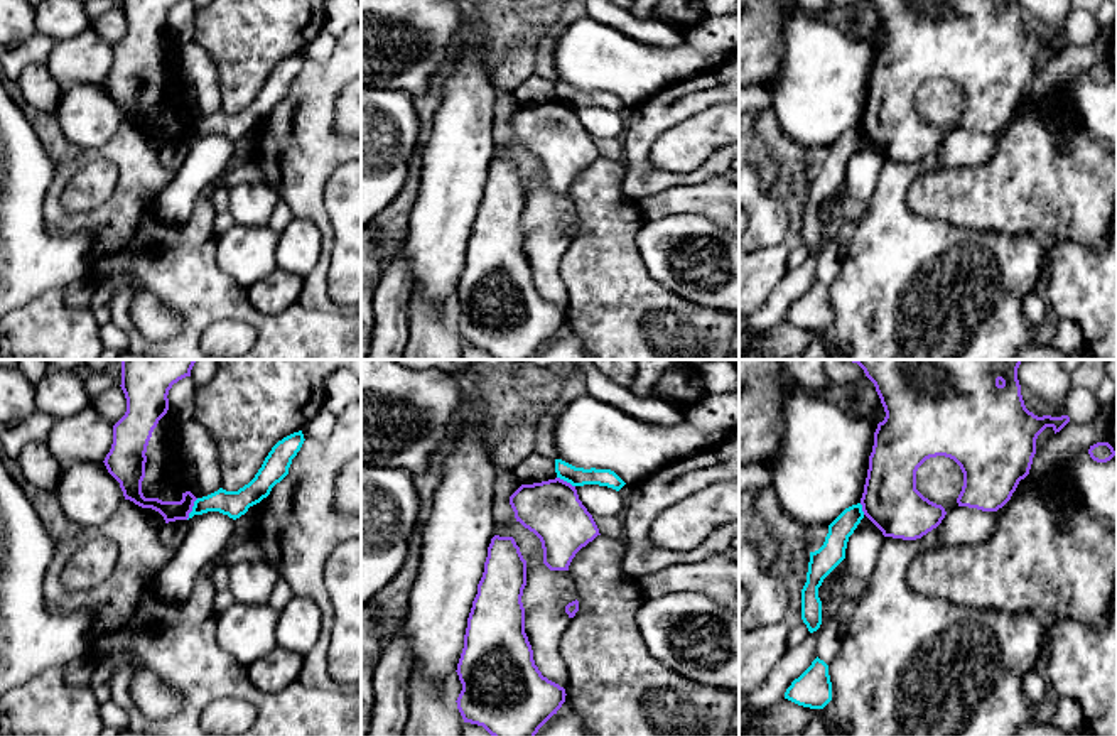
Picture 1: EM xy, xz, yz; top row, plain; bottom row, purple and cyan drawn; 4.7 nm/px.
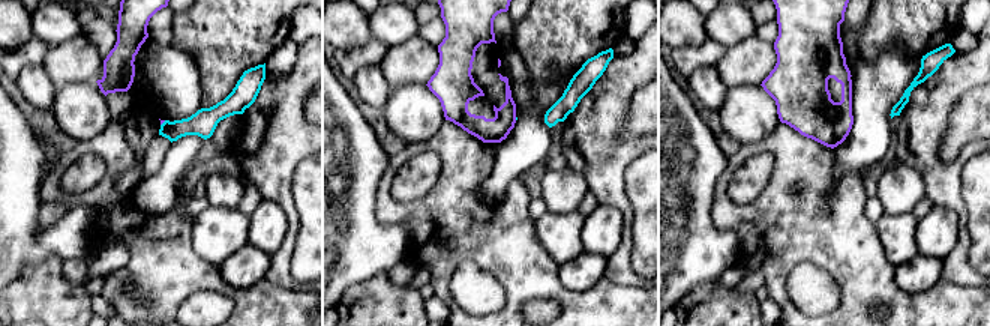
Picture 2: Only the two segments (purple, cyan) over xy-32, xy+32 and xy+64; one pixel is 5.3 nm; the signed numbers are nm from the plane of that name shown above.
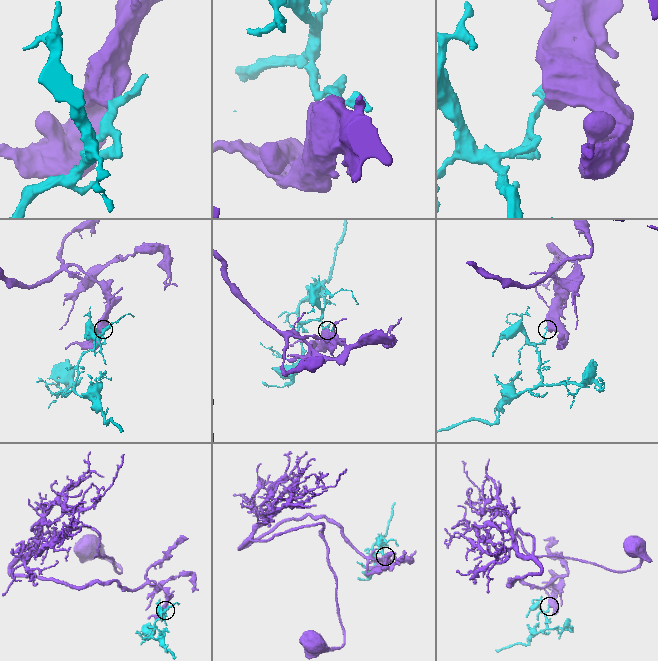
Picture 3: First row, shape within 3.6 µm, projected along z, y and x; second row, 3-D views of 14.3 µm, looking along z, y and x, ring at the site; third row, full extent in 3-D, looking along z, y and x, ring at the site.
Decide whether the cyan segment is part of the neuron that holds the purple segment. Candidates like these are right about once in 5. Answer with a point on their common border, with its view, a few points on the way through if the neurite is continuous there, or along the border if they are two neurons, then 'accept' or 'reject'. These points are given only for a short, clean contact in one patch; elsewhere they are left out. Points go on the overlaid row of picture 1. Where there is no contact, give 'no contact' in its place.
meets purple in xy at (191, 508); border along xy (198, 498), (186, 519); reject

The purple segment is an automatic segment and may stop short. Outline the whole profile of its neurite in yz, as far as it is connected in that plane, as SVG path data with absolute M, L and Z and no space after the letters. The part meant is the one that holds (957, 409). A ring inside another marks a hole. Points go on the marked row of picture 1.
M847 360L857 363L874 383L886 417L877 424L869 469L861 498L864 515L884 537L916 540L936 528L947 511L916 490L916 471L930 457L953 459L963 473L963 486L957 498L958 506L997 511L1029 474L1036 454L1036 439L1051 427L1060 432L1068 415L1038 417L1029 412L1021 395L1017 368L1023 360Z

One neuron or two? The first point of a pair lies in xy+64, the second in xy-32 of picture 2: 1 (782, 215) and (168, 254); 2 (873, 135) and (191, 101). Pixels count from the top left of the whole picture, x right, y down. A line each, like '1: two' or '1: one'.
1: one
2: two

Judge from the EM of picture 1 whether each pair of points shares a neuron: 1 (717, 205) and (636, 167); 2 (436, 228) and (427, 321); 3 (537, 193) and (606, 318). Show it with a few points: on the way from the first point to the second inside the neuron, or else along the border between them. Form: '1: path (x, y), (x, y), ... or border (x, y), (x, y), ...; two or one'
1: border (717, 178), (692, 186), (670, 186), (642, 200); two
2: border (412, 292), (419, 291), (442, 311); two
3: border (571, 240), (561, 260), (561, 277), (567, 287); two

